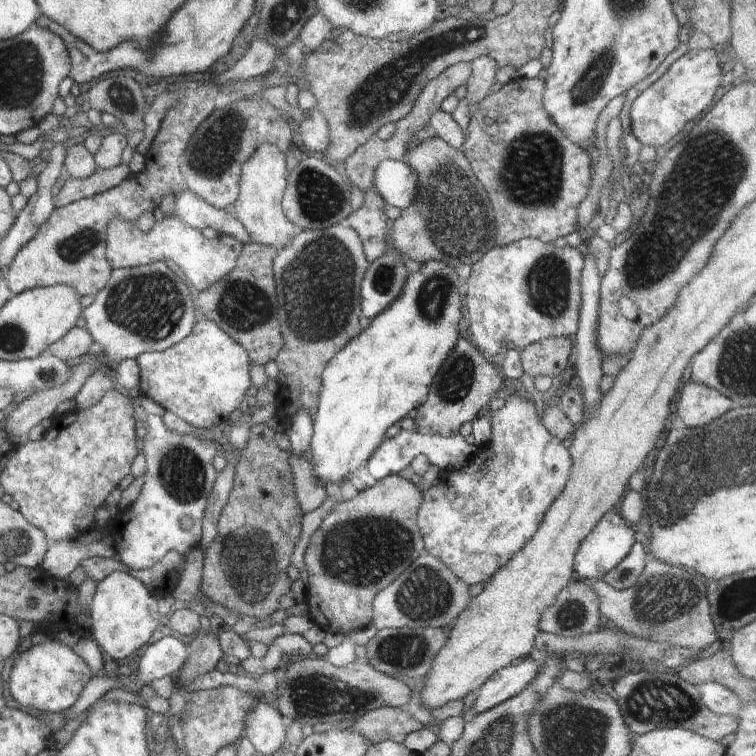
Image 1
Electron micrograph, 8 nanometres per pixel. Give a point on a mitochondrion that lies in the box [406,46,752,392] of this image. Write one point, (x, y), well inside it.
(697, 189)

